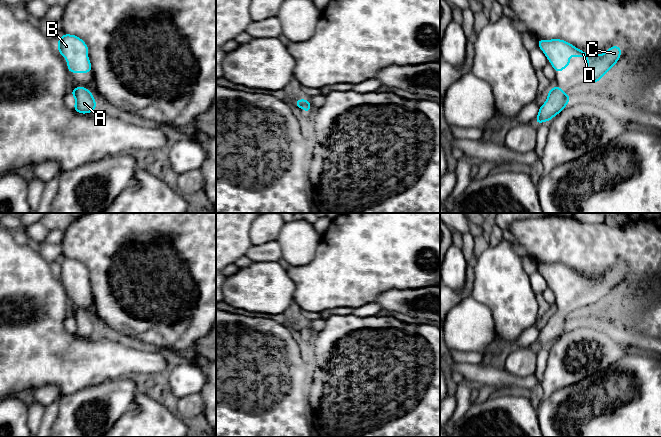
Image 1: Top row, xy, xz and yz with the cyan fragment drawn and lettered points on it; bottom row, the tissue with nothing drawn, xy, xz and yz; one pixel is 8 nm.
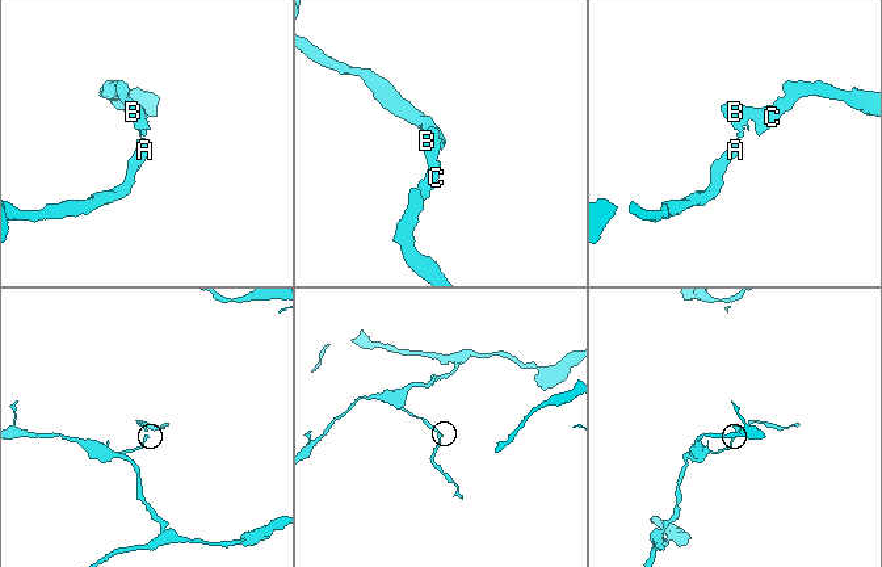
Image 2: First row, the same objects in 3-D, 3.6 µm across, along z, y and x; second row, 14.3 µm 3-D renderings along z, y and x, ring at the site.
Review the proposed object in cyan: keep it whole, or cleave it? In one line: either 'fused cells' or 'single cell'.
single cell

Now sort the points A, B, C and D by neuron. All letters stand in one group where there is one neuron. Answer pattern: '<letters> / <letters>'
A B C D

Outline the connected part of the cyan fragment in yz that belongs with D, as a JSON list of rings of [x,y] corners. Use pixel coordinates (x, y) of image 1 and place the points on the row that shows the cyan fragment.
[[[537,39],[538,47],[543,51],[555,73],[562,73],[564,67],[570,67],[571,61],[566,56],[587,57],[586,77],[591,84],[595,84],[604,77],[608,70],[614,67],[622,54],[621,47],[612,45],[604,54],[592,55],[563,39]]]

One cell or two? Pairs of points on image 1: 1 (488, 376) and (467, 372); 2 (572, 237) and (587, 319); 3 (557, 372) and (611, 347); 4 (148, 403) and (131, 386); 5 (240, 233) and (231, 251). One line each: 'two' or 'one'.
1: one
2: two
3: one
4: two
5: one

